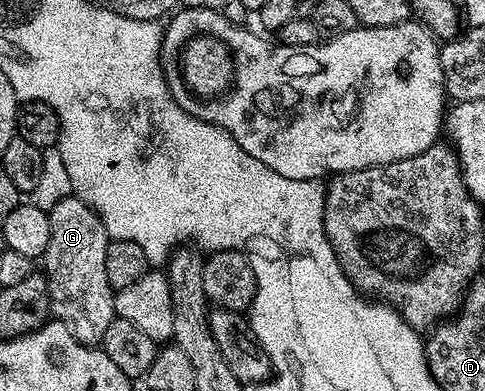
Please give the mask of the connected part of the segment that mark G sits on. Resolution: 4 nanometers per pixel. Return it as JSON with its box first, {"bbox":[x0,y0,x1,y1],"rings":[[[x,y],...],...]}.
{"bbox":[42,195,117,346],"rings":[[[75,195],[48,210],[48,218],[50,243],[42,258],[42,269],[48,278],[51,316],[67,325],[82,345],[99,346],[106,327],[117,316],[114,290],[106,279],[108,232],[100,216]]]}

